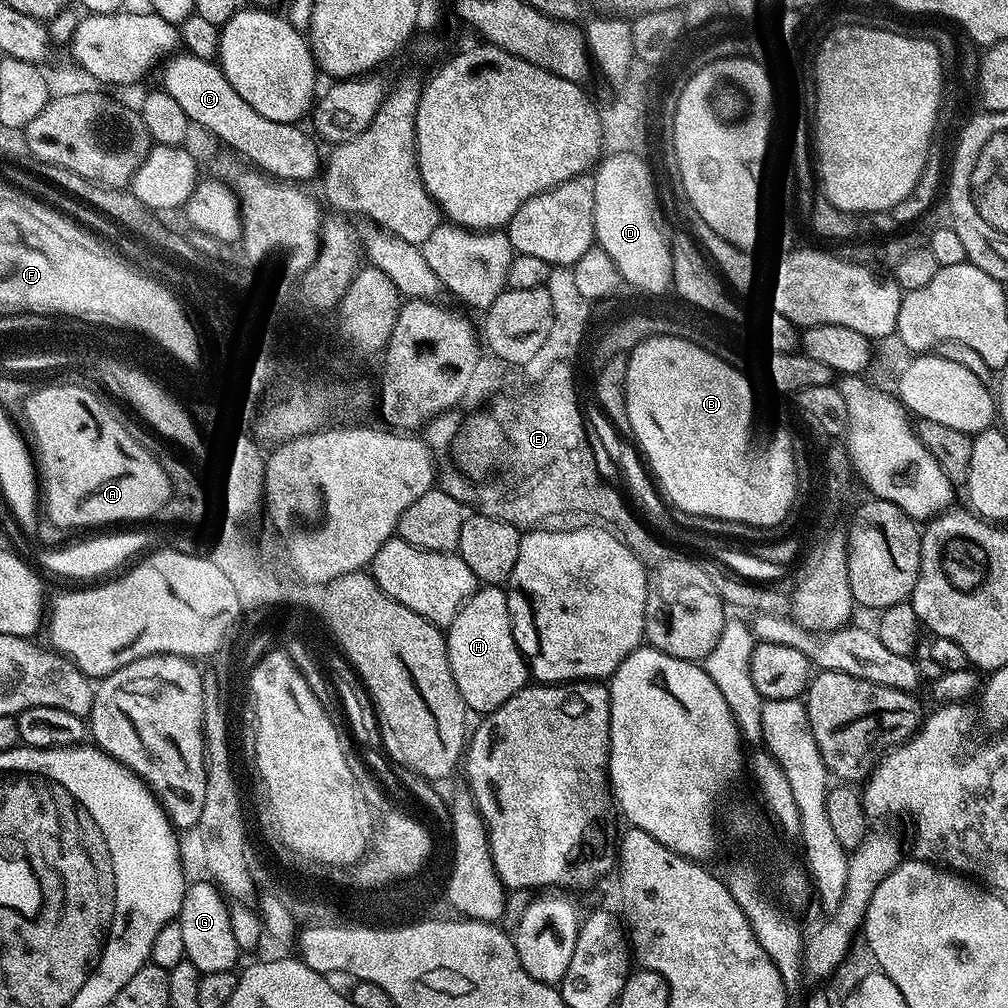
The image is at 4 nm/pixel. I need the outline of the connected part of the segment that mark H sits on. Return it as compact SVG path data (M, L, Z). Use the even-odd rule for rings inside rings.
M500 586L477 587L476 593L464 603L446 630L450 670L464 703L473 713L487 714L498 710L530 680L530 664L516 645L512 612L503 591L505 589Z

